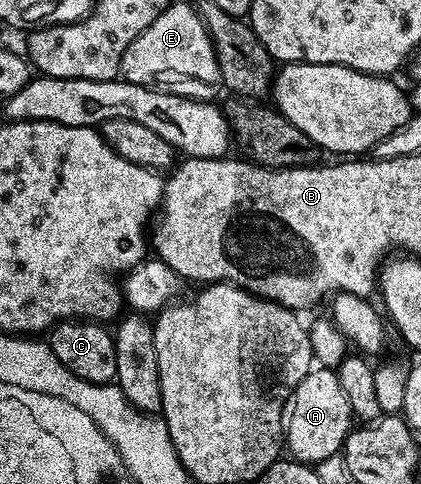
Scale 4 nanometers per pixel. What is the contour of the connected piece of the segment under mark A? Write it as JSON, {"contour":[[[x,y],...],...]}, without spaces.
{"contour":[[[311,368],[294,390],[284,418],[284,446],[288,454],[290,450],[289,457],[307,464],[326,462],[346,445],[351,429],[348,396],[344,396],[344,388],[340,388],[337,373],[330,368]]]}

